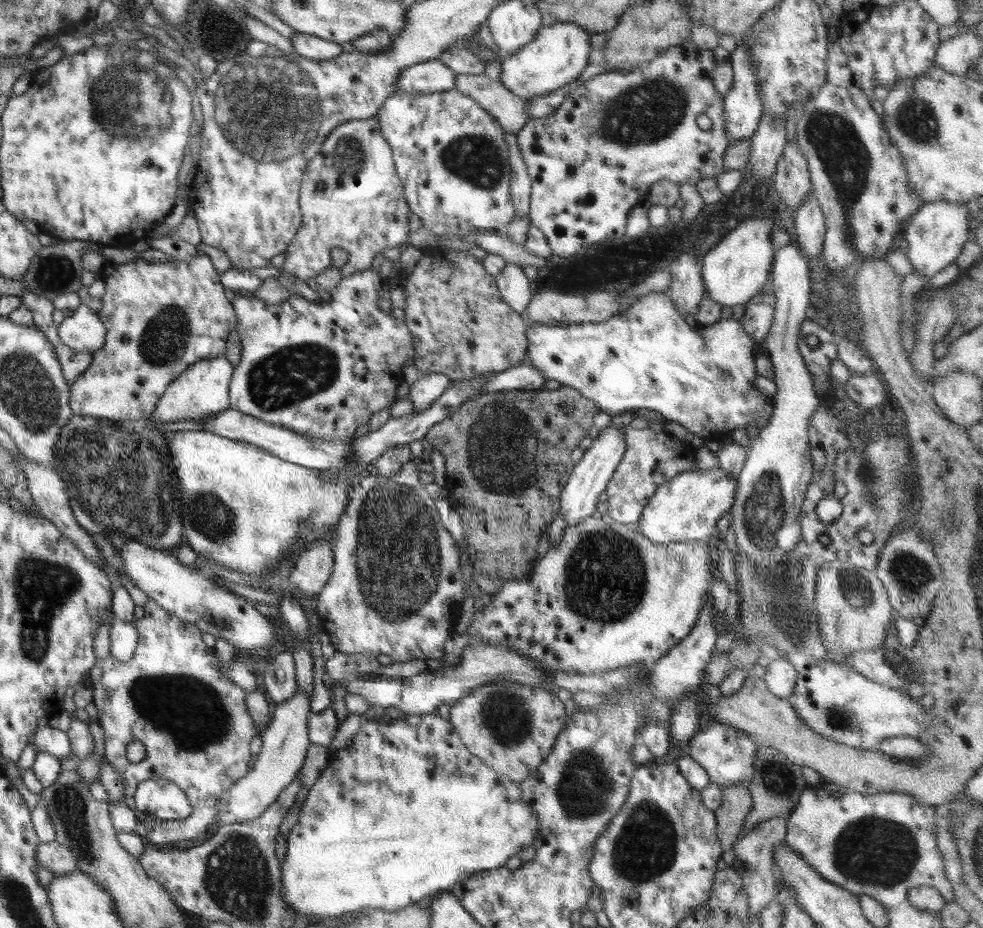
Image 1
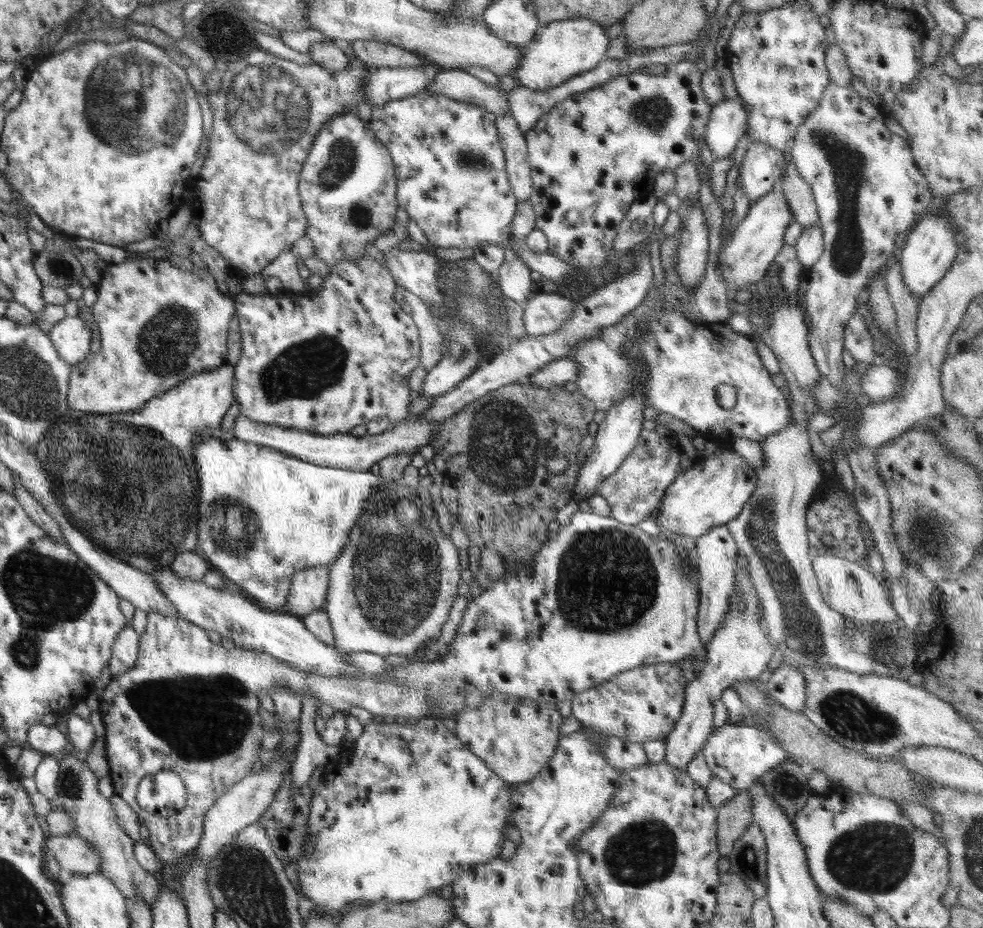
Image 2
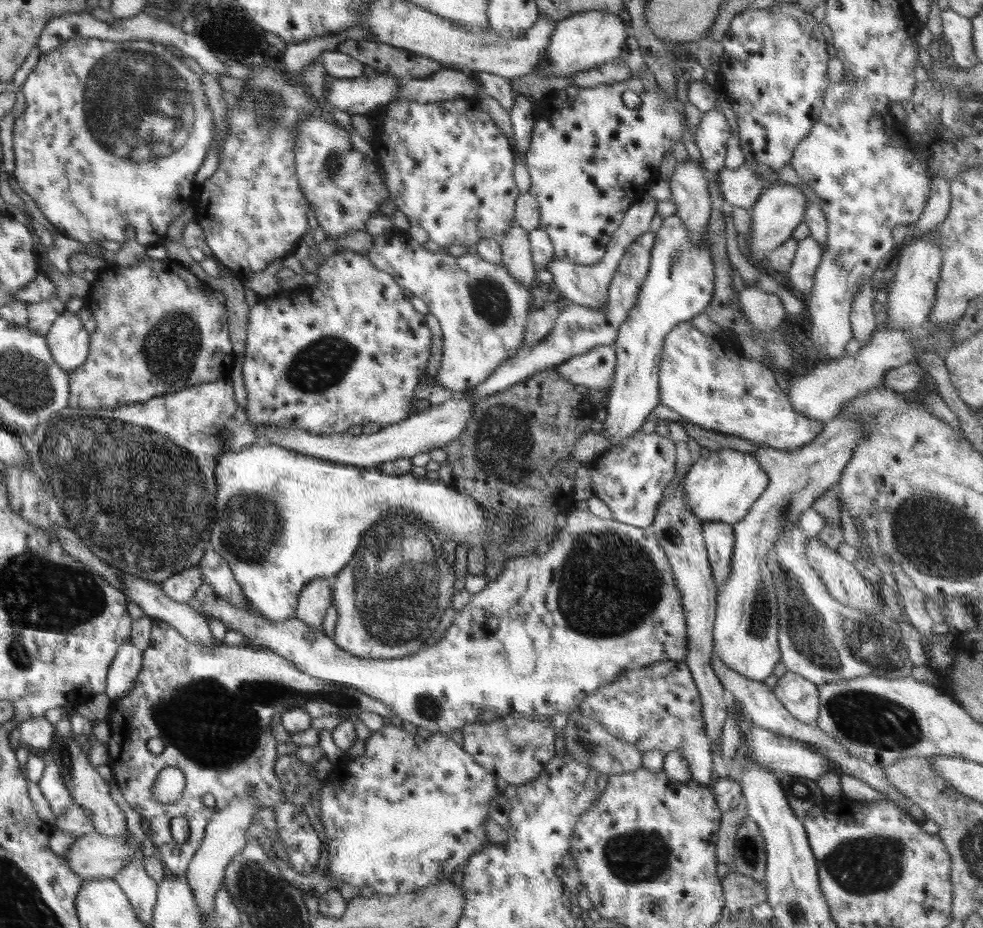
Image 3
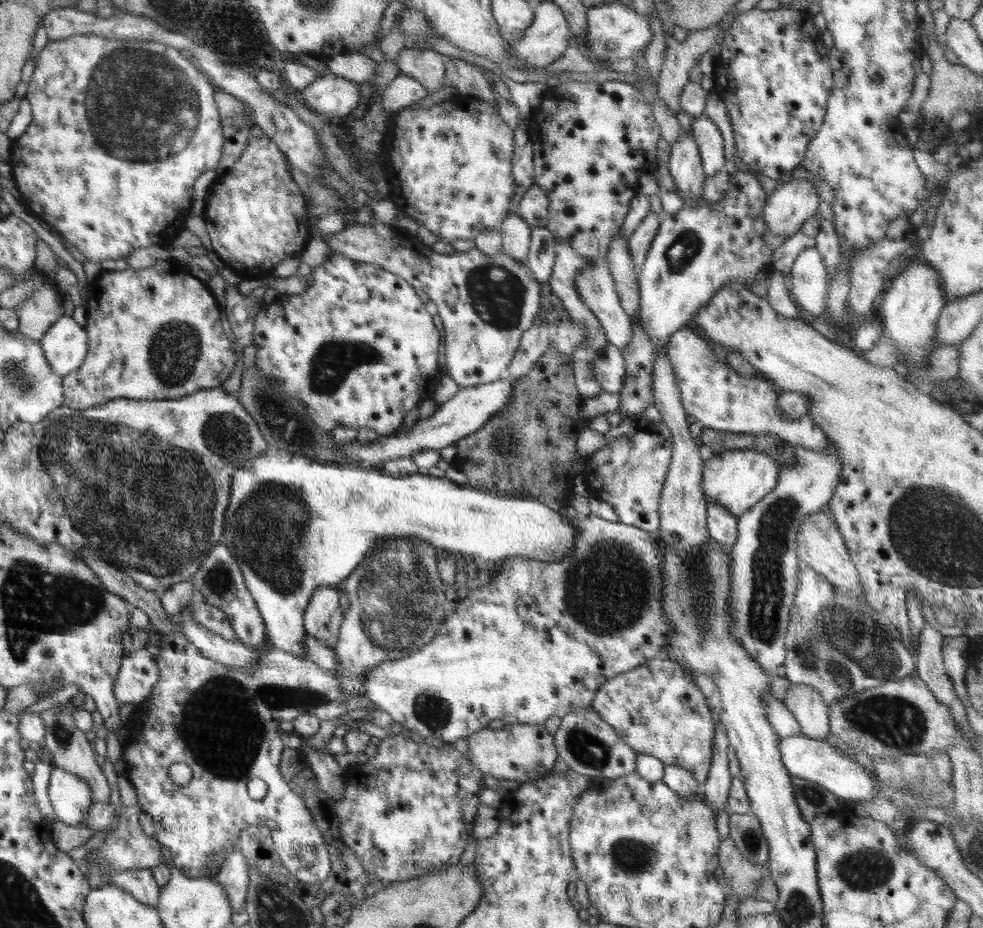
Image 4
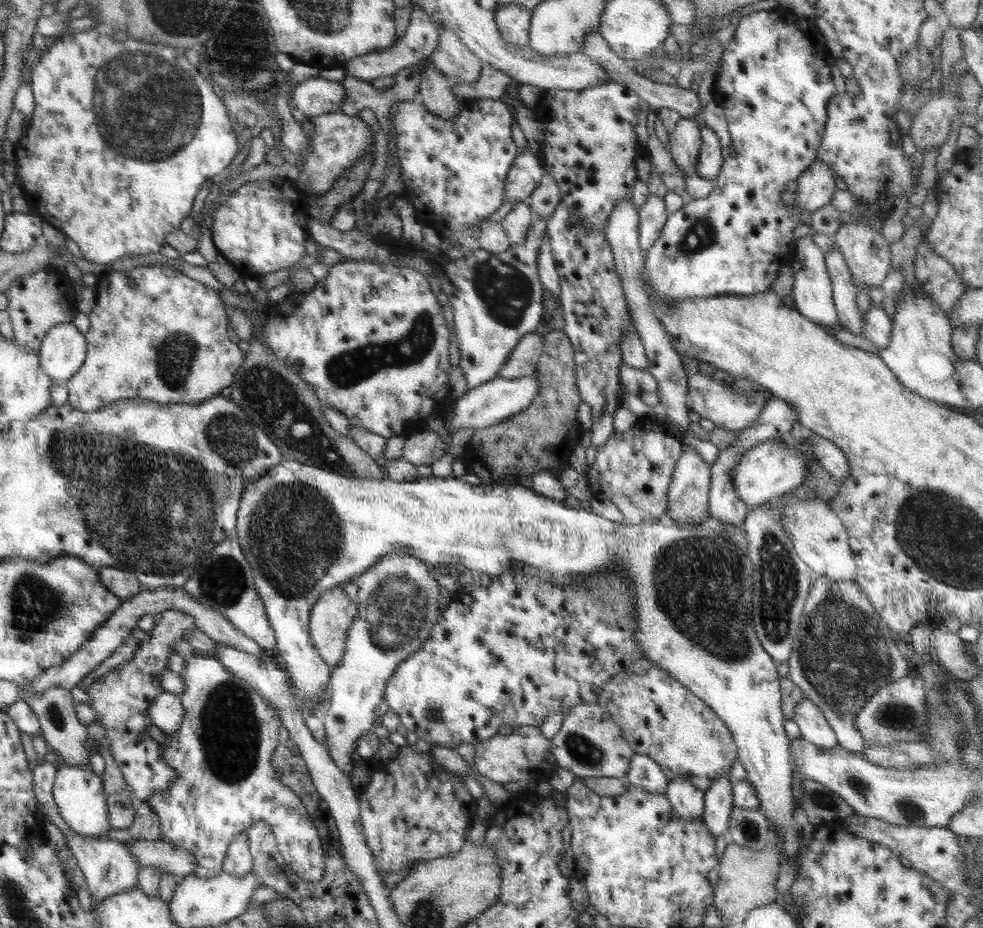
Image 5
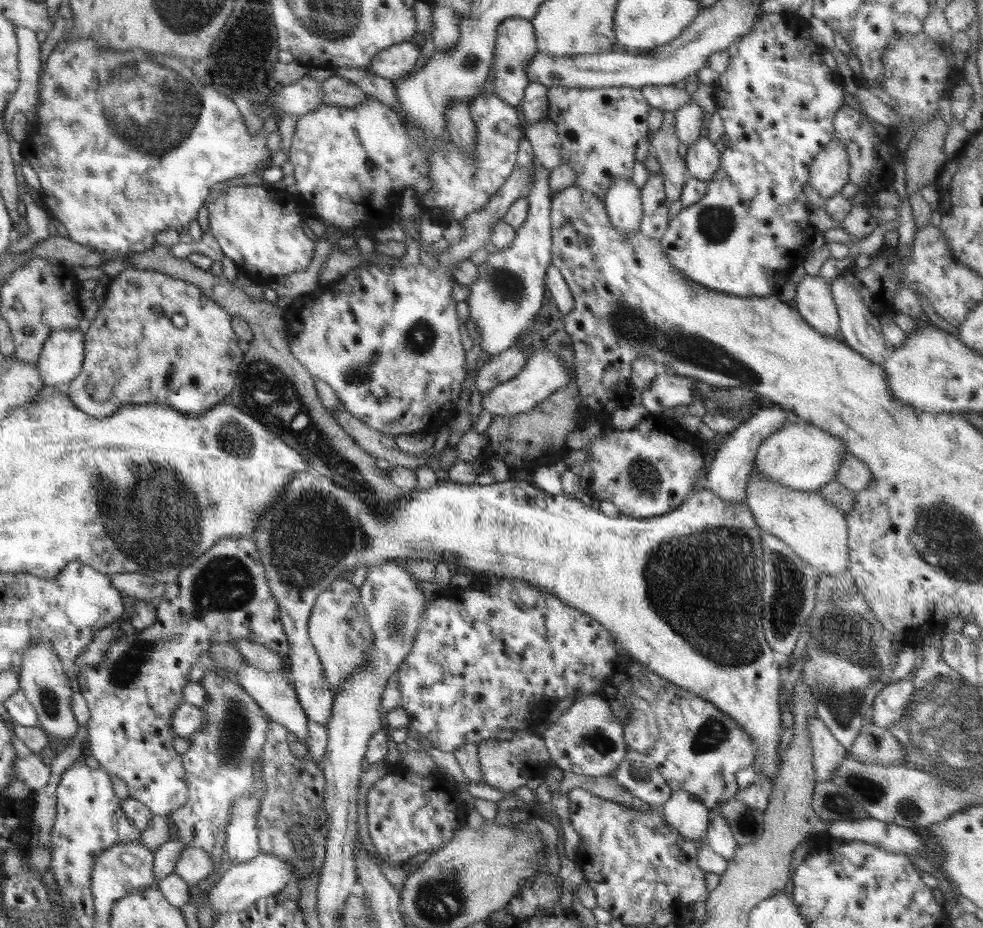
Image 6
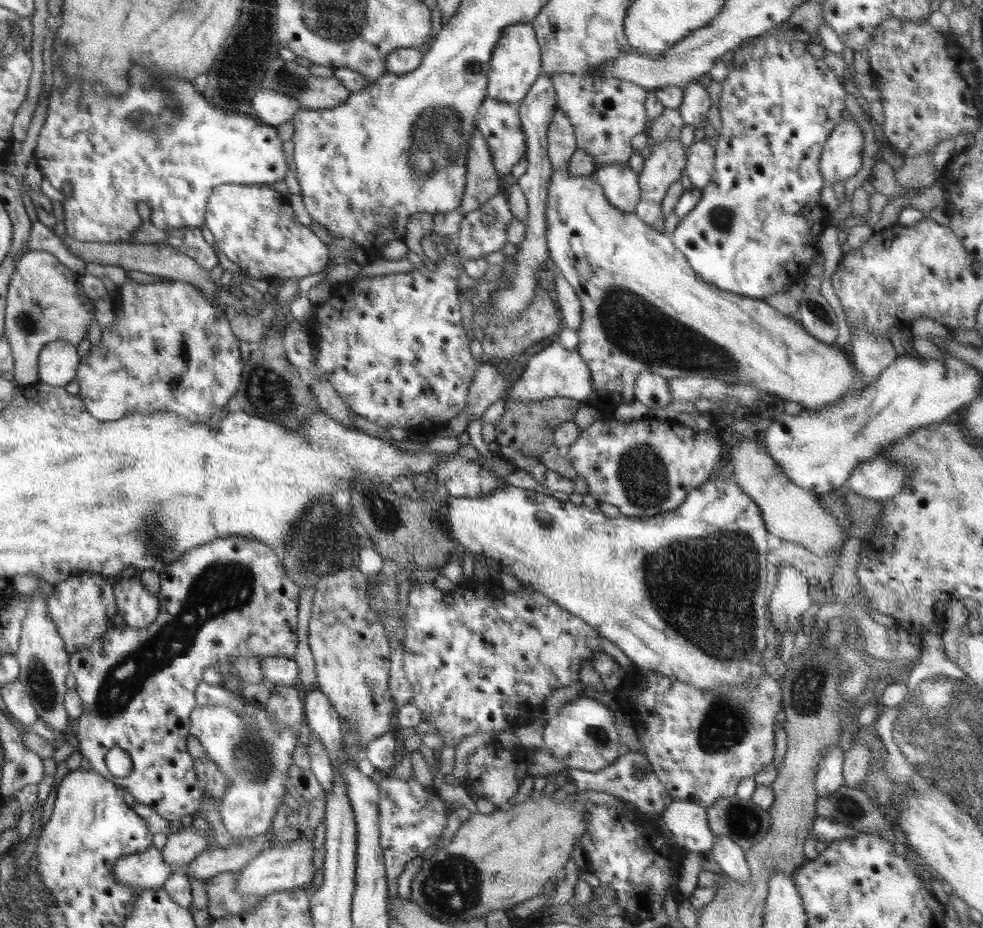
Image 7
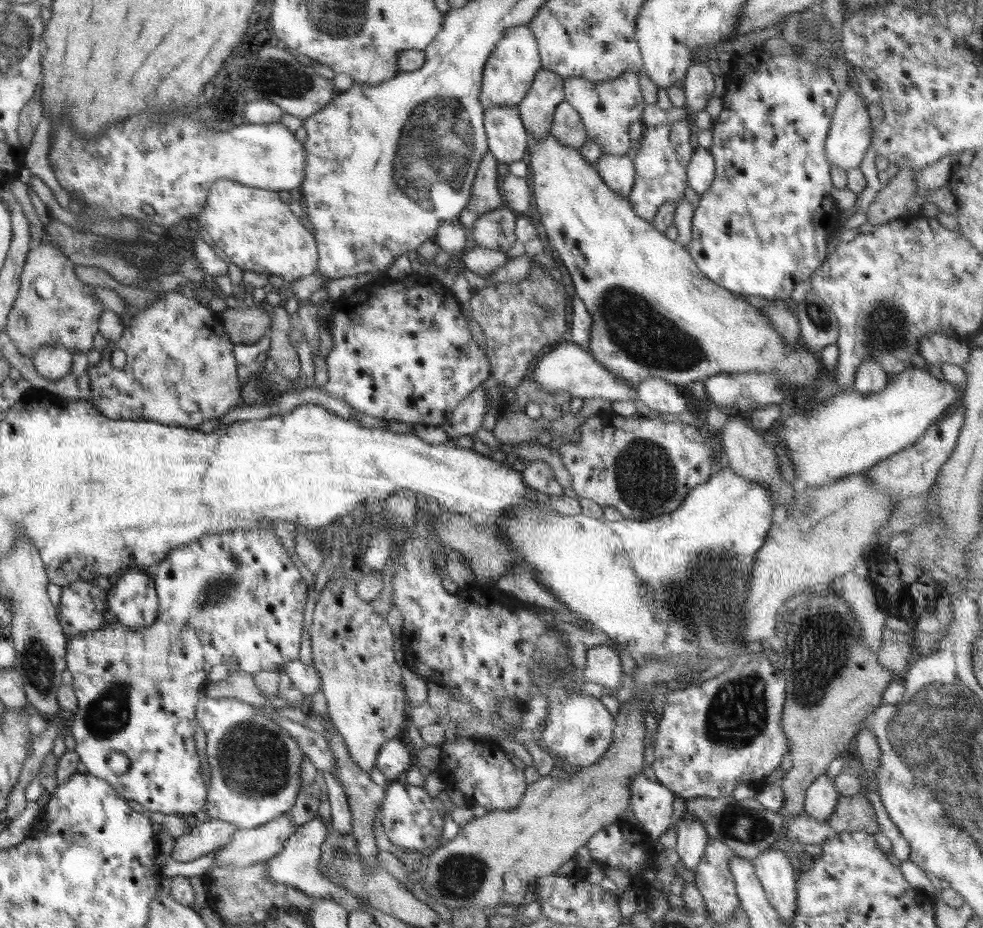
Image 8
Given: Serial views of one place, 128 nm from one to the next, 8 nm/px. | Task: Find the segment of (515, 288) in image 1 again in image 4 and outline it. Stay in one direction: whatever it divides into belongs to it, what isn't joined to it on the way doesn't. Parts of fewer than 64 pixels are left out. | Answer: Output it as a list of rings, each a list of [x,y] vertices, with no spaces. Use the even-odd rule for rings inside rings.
[[[512,210],[498,226],[501,232],[502,248],[500,252],[510,255],[516,261],[527,263],[532,228],[524,218]]]

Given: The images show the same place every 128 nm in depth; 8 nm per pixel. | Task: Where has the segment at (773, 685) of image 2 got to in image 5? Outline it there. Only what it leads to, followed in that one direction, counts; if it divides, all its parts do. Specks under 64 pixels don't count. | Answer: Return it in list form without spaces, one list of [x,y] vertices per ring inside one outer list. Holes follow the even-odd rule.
[[[803,698],[795,707],[794,722],[801,730],[801,737],[818,746],[818,748],[834,748],[838,745],[835,732],[820,709],[808,698]]]

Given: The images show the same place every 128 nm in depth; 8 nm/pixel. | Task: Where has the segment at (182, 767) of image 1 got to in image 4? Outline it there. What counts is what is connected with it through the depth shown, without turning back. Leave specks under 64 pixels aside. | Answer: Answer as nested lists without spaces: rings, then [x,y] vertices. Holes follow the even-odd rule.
[[[162,632],[160,641],[156,643],[159,646],[160,653],[153,660],[158,665],[158,673],[160,673],[158,684],[152,688],[152,692],[146,696],[143,703],[138,705],[135,718],[128,722],[131,734],[130,740],[124,742],[122,745],[125,769],[121,770],[128,776],[132,787],[136,790],[138,803],[142,808],[142,812],[146,812],[151,817],[152,823],[154,823],[155,834],[153,838],[162,847],[168,848],[168,852],[170,852],[170,856],[172,857],[171,868],[176,868],[182,874],[192,878],[208,878],[208,869],[206,869],[208,858],[212,857],[215,853],[224,853],[226,850],[230,851],[232,848],[237,848],[242,830],[254,825],[267,827],[275,835],[276,852],[290,874],[308,884],[323,882],[331,872],[328,847],[324,843],[323,834],[320,833],[320,829],[318,829],[316,822],[313,820],[310,810],[305,806],[305,801],[290,789],[290,786],[280,773],[279,764],[282,751],[285,748],[280,737],[280,724],[282,722],[290,722],[294,718],[298,718],[298,716],[304,714],[313,714],[320,720],[334,719],[341,714],[347,713],[349,710],[364,710],[368,705],[372,705],[371,700],[366,697],[346,698],[344,692],[342,692],[342,688],[340,688],[340,682],[338,682],[335,675],[328,671],[328,669],[324,669],[324,667],[320,667],[310,660],[304,661],[302,658],[298,658],[298,656],[292,656],[292,654],[288,654],[288,652],[284,652],[284,650],[273,646],[271,646],[270,651],[266,655],[258,658],[258,664],[254,668],[239,668],[238,666],[223,665],[221,662],[216,662],[204,656],[204,654],[200,653],[200,649],[197,649],[194,644],[190,643],[181,632],[174,632],[174,634],[172,632],[170,634]],[[177,762],[188,764],[193,773],[192,781],[184,787],[175,785],[174,782],[168,780],[168,768],[172,766],[172,763]],[[256,778],[263,780],[268,787],[268,793],[260,801],[252,800],[248,794],[248,782]]]

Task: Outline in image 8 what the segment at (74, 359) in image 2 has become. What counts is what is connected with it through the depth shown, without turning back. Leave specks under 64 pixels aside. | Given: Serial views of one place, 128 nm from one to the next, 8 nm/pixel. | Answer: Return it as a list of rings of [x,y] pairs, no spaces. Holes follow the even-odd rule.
[[[42,345],[33,355],[33,366],[39,376],[60,380],[70,374],[72,355],[65,346]]]

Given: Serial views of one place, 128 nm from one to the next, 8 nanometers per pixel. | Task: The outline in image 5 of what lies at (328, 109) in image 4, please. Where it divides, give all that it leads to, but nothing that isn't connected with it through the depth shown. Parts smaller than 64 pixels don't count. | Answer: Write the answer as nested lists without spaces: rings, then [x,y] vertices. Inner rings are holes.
[[[310,77],[296,84],[291,92],[291,106],[302,110],[306,117],[317,117],[340,110],[344,99],[342,84],[322,77]]]

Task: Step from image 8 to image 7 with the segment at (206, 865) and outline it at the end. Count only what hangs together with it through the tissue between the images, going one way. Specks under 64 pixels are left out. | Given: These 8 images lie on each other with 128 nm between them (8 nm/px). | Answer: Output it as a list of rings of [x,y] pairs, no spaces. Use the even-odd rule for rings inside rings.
[[[154,847],[144,853],[120,858],[112,868],[112,875],[118,883],[132,885],[144,891],[162,887],[168,876],[174,872],[184,873],[184,866],[178,870],[172,869],[166,863],[164,854]]]

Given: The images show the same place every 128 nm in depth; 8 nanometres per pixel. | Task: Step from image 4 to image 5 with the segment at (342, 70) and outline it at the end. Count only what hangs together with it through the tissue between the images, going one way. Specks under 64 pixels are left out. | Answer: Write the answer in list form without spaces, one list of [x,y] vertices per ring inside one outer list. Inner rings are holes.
[[[414,7],[406,32],[392,47],[370,52],[363,56],[358,56],[358,58],[352,58],[352,60],[340,67],[344,70],[346,76],[356,77],[356,79],[365,81],[382,78],[382,76],[392,76],[402,68],[416,65],[426,60],[426,58],[430,58],[432,52],[436,49],[436,45],[438,45],[438,37],[439,30],[436,30],[436,23],[420,7]]]

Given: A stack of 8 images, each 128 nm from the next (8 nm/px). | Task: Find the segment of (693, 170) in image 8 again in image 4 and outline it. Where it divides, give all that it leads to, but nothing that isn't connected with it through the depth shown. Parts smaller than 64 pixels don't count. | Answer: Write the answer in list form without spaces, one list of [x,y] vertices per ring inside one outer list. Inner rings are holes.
[[[704,113],[693,121],[694,141],[698,144],[702,168],[707,176],[724,169],[724,142],[718,126]]]

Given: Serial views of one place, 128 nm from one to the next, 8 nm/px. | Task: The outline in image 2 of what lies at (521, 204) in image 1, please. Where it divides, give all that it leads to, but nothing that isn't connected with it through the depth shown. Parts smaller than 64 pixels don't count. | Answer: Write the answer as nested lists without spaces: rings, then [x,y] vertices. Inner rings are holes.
[[[508,113],[496,117],[496,128],[506,159],[505,169],[512,193],[517,202],[526,201],[532,193],[532,170],[527,159],[526,139],[516,120]]]

